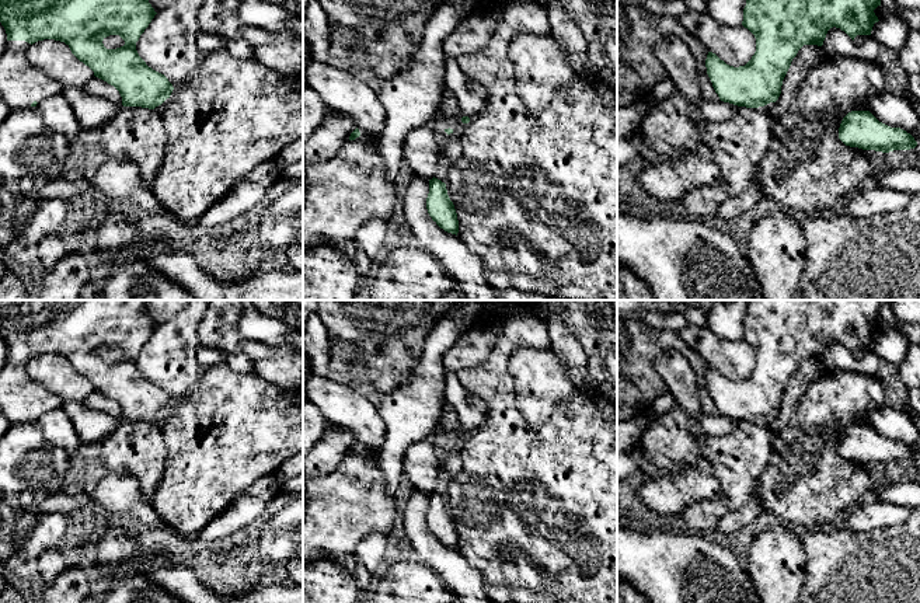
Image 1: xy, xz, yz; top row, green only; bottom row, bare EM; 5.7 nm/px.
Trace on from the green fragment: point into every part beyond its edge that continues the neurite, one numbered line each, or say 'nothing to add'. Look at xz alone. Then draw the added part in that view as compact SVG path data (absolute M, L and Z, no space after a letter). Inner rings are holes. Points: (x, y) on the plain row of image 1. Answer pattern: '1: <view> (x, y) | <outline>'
1: xz (365, 452) | M359 445L360 446L360 445ZM360 446L360 450L355 453L356 456L362 456L366 457L369 460L376 460L376 454L372 449L366 447L366 446Z

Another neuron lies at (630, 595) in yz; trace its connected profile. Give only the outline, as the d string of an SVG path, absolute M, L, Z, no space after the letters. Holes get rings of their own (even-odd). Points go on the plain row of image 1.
M621 581L618 589L624 603L649 603L634 586Z

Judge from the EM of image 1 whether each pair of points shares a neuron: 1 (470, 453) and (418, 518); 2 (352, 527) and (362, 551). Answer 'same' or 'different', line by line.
1: different
2: different

